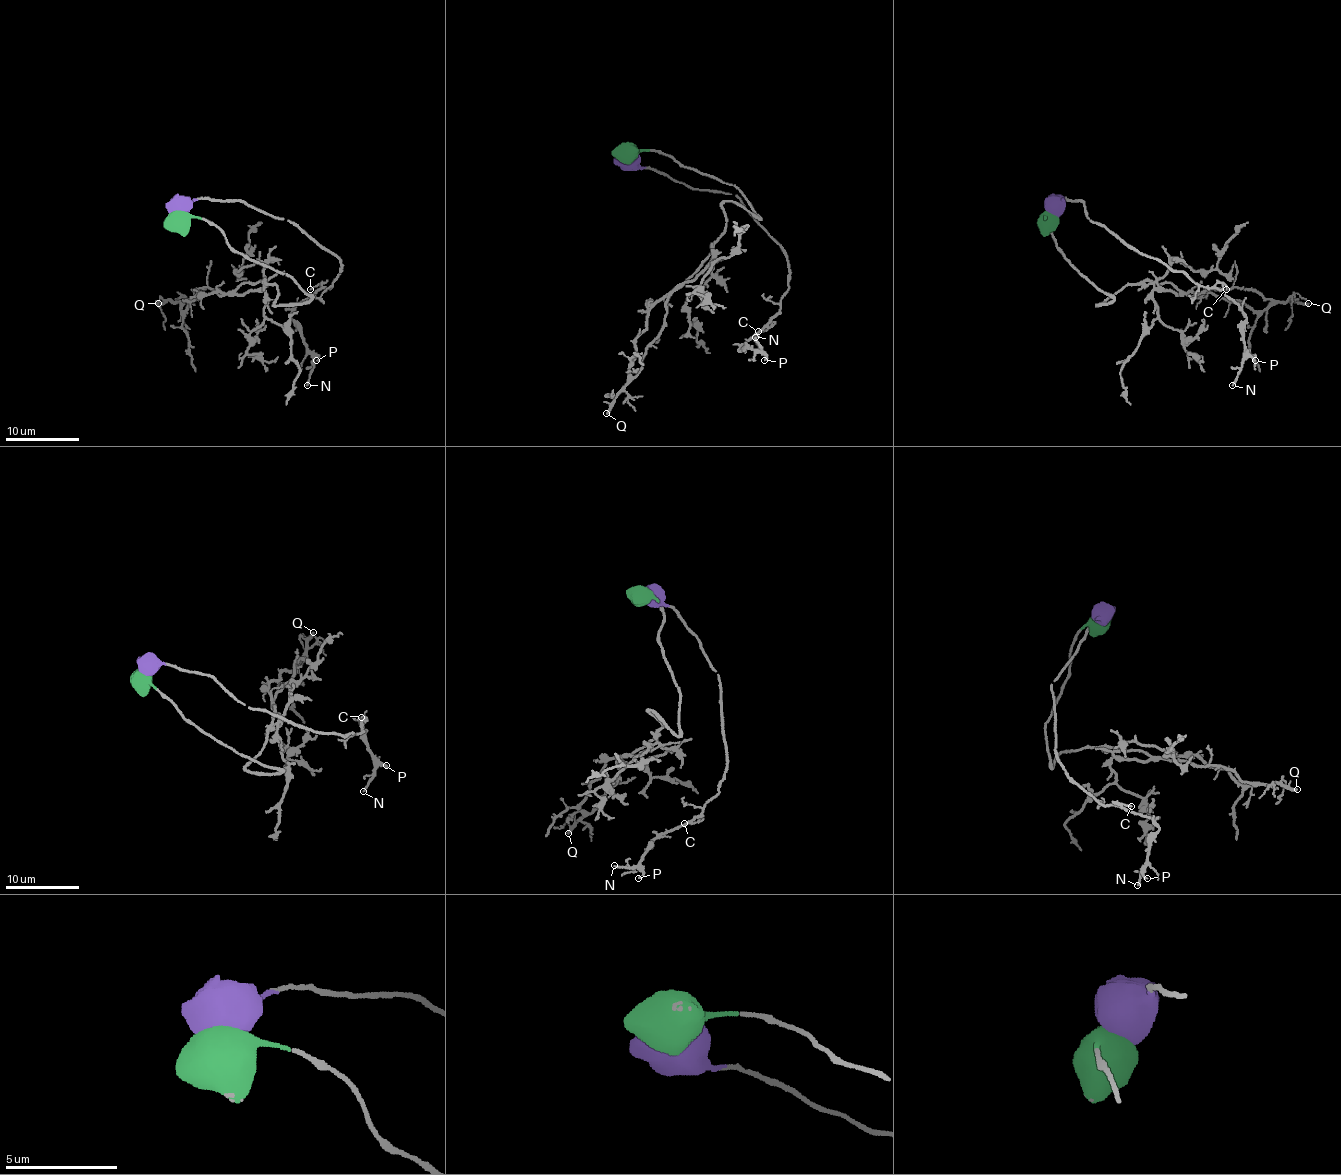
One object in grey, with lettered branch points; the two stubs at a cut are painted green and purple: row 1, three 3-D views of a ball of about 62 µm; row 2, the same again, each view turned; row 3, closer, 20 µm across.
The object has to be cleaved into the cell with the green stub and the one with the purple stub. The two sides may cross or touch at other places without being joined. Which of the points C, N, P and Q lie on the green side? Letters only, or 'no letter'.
Q

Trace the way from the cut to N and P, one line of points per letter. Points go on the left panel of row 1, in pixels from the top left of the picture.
N: (178, 213), (199, 198), (239, 200), (296, 224), (341, 261), (331, 287), (291, 316), (313, 359), (307, 385)
P: (178, 213), (199, 198), (239, 200), (296, 224), (341, 261), (331, 287), (294, 307), (293, 322), (317, 361)

